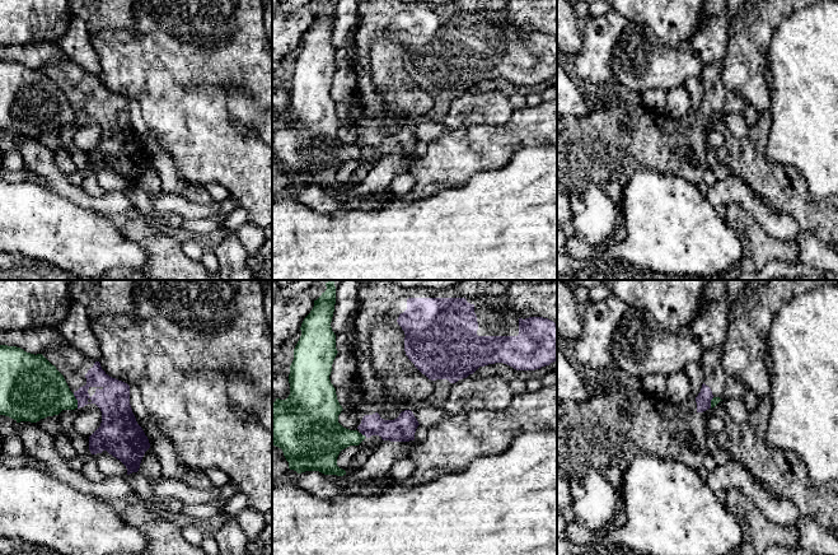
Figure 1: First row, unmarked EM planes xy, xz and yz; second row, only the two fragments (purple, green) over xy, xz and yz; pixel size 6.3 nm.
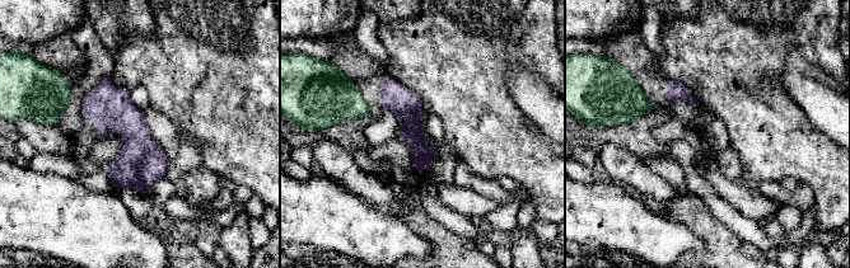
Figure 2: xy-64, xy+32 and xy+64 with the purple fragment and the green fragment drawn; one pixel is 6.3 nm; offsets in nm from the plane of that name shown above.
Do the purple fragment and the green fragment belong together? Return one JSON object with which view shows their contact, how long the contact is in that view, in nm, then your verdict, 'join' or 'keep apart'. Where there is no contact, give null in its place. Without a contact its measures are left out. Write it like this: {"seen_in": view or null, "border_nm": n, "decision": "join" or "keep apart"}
{"seen_in": "xy", "border_nm": 100, "decision": "keep apart"}

